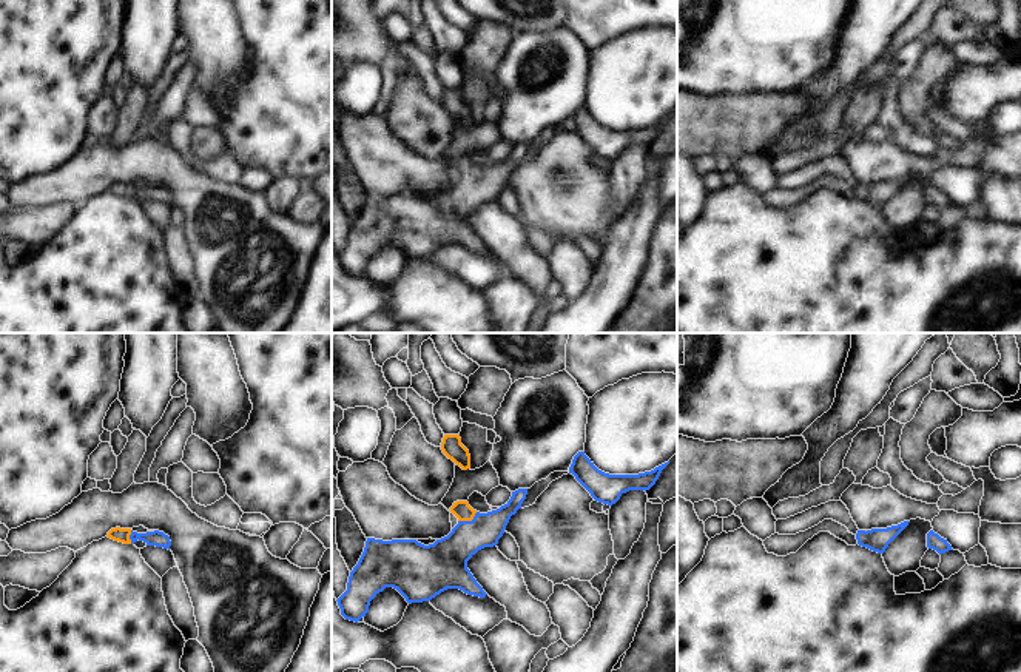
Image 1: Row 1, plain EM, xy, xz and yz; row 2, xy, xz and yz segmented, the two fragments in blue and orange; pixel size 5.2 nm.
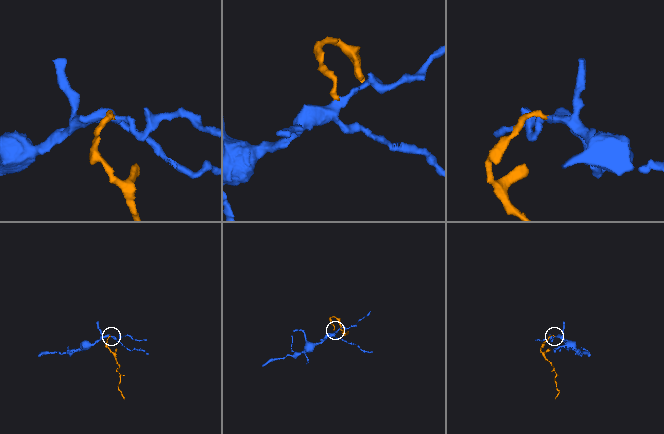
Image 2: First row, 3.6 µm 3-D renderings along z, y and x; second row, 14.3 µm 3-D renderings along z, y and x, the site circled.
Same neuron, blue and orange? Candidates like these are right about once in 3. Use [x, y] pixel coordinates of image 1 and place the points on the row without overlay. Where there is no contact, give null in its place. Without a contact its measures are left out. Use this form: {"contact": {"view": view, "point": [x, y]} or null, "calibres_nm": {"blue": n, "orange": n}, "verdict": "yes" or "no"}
{"contact": {"view": "xz", "point": [468, 176]}, "calibres_nm": {"blue": 240, "orange": 90}, "verdict": "yes"}

